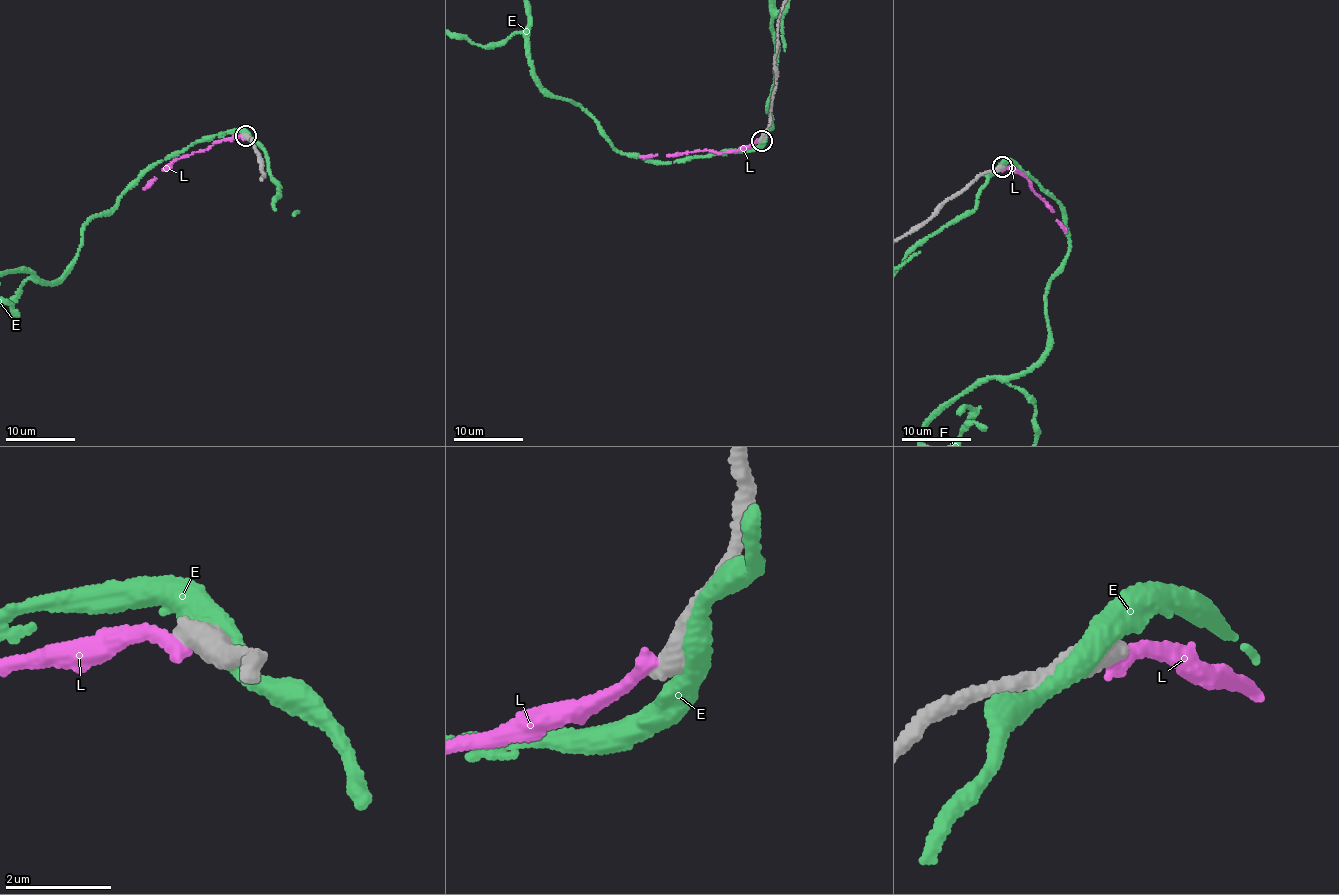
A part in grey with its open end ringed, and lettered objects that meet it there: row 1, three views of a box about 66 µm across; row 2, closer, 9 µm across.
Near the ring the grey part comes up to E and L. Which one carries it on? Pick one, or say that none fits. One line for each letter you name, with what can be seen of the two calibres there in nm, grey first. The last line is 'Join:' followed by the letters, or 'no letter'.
Join: no letter

